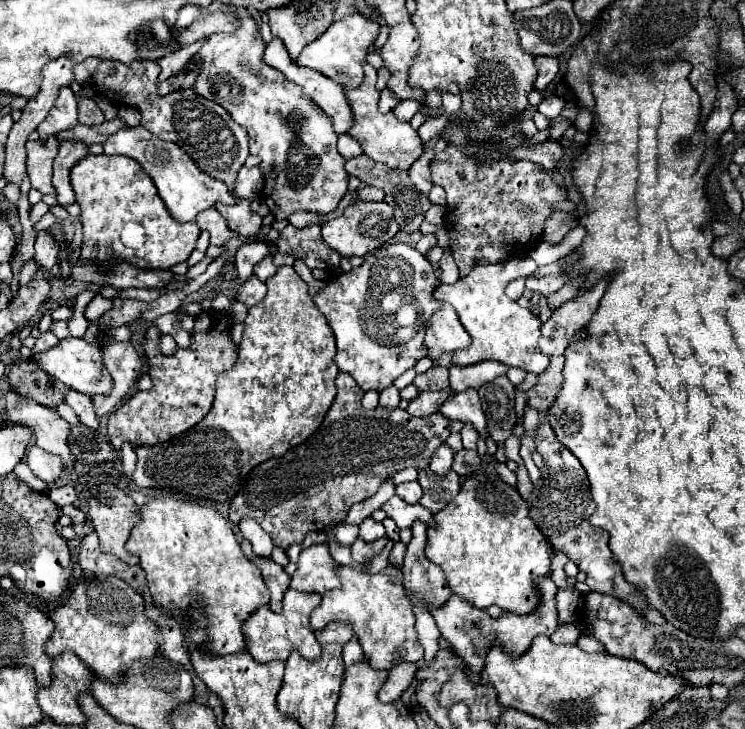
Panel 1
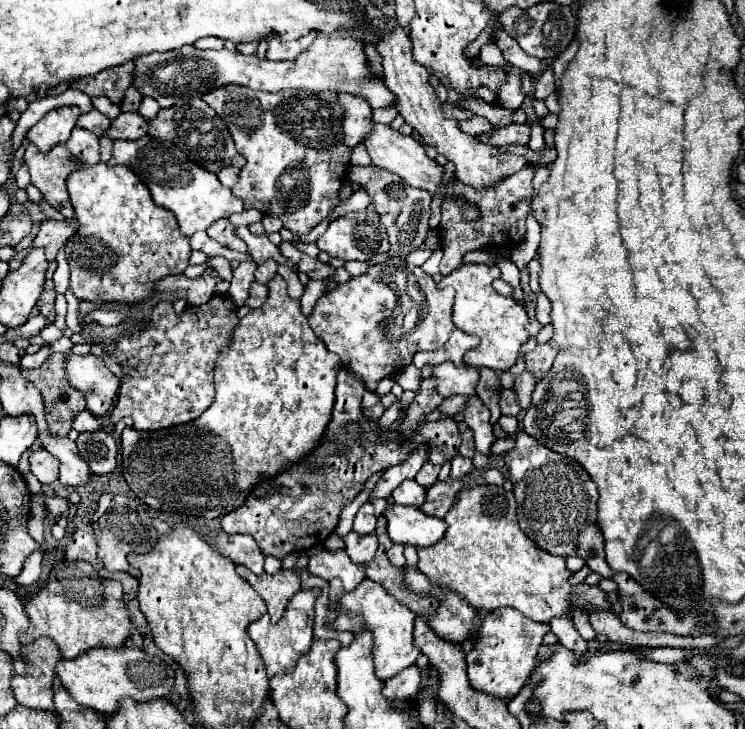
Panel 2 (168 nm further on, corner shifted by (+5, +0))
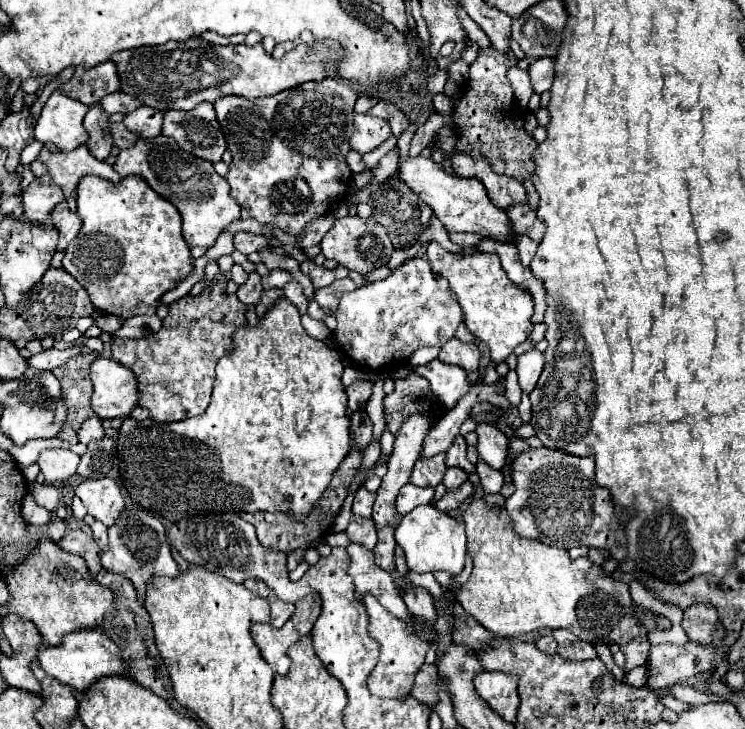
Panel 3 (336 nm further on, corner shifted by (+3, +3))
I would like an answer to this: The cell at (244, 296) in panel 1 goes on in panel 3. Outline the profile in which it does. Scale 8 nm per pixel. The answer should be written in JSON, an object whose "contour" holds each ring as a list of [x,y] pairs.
{"contour":[[[269,289],[269,291],[263,291],[263,295],[261,295],[261,301],[259,301],[259,305],[255,307],[255,311],[257,311],[257,315],[261,317],[261,315],[265,315],[279,299],[283,297],[283,289]]]}

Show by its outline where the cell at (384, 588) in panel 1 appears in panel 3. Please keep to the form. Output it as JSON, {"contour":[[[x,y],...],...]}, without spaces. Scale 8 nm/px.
{"contour":[[[373,595],[365,597],[365,607],[369,615],[368,631],[371,637],[379,643],[379,661],[371,675],[367,677],[369,691],[383,699],[407,699],[411,695],[411,687],[419,667],[425,663],[425,653],[429,649],[427,641],[419,641],[417,637],[405,631],[405,623],[397,621],[391,613],[387,613]]]}

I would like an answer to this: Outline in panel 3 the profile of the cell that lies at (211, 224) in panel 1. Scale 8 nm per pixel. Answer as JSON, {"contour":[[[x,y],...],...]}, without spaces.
{"contour":[[[247,231],[235,233],[233,243],[235,243],[235,249],[241,251],[243,255],[251,255],[253,251],[259,251],[259,247],[269,247],[269,239],[253,235],[253,233],[247,233]]]}

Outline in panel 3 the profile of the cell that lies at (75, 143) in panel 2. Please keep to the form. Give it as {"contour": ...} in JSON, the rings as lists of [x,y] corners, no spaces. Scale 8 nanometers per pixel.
{"contour":[[[93,105],[85,115],[85,129],[89,133],[89,151],[97,159],[107,159],[113,147],[111,133],[109,133],[109,113],[101,109],[101,105]]]}

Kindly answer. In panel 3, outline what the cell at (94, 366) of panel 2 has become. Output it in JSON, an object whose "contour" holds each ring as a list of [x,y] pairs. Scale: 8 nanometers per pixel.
{"contour":[[[97,357],[91,365],[91,381],[95,387],[91,407],[101,419],[127,417],[137,407],[137,385],[129,367]]]}

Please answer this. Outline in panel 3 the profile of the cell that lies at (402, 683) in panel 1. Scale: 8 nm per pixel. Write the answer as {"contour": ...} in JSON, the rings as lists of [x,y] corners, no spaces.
{"contour":[[[423,665],[423,669],[415,677],[415,685],[413,685],[413,693],[411,693],[415,699],[419,699],[419,703],[427,705],[429,709],[433,709],[439,703],[435,679],[437,679],[437,667]]]}

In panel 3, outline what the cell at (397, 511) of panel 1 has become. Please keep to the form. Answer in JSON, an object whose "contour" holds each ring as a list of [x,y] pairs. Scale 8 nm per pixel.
{"contour":[[[419,505],[411,513],[403,515],[401,523],[395,529],[395,539],[405,551],[407,567],[415,573],[435,573],[445,571],[451,577],[457,577],[465,565],[465,525],[447,513],[435,509],[433,505]]]}

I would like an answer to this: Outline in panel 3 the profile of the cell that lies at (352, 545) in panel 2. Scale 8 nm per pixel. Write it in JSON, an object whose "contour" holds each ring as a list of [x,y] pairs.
{"contour":[[[359,515],[351,517],[351,523],[347,527],[347,535],[353,543],[363,545],[365,549],[373,549],[375,543],[377,543],[377,533],[375,533],[373,519],[359,519]]]}

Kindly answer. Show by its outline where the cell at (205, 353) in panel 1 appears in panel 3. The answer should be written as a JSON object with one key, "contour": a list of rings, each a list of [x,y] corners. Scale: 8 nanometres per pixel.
{"contour":[[[217,273],[213,281],[197,295],[187,295],[169,305],[169,315],[163,319],[163,327],[159,333],[141,337],[141,339],[113,339],[111,351],[113,359],[121,365],[135,371],[139,383],[139,407],[151,411],[151,419],[155,421],[183,421],[187,417],[197,417],[205,413],[211,401],[211,389],[215,381],[215,365],[223,355],[233,351],[233,333],[235,329],[247,325],[245,313],[247,305],[239,303],[237,295],[227,295],[227,277]]]}

